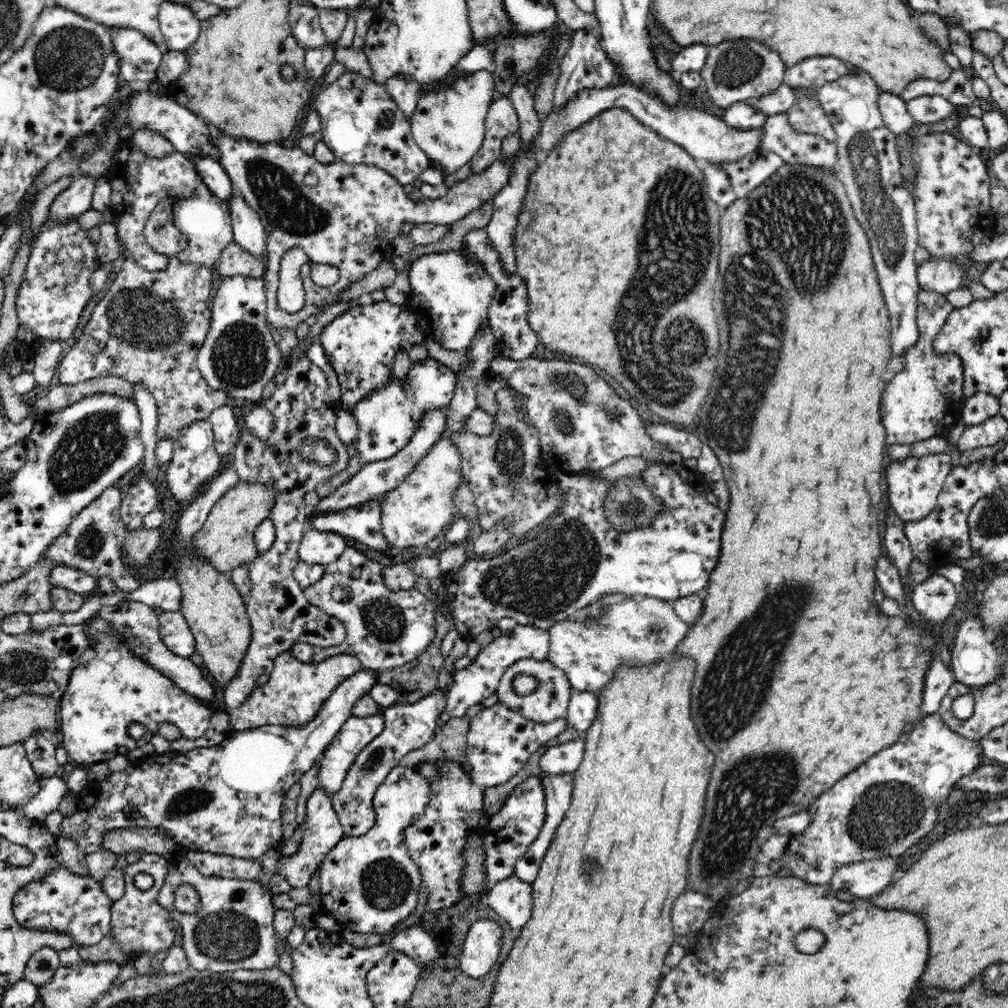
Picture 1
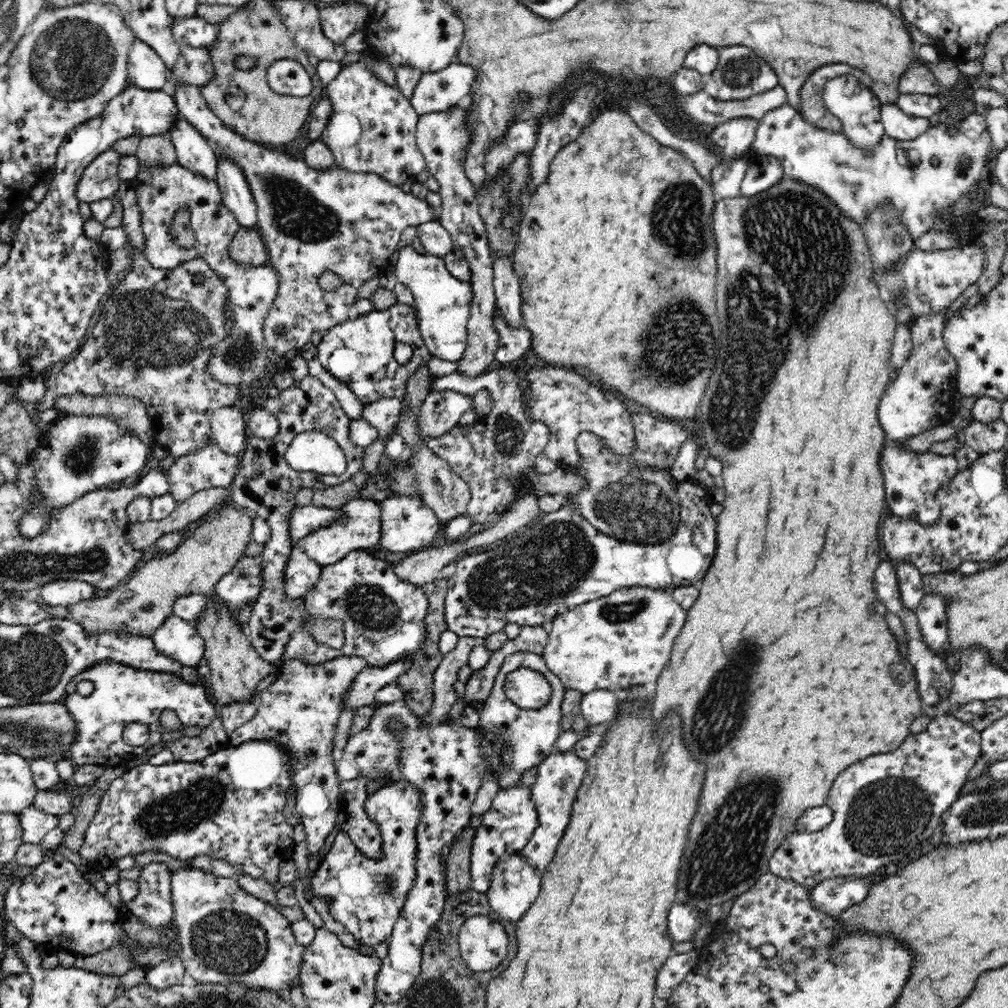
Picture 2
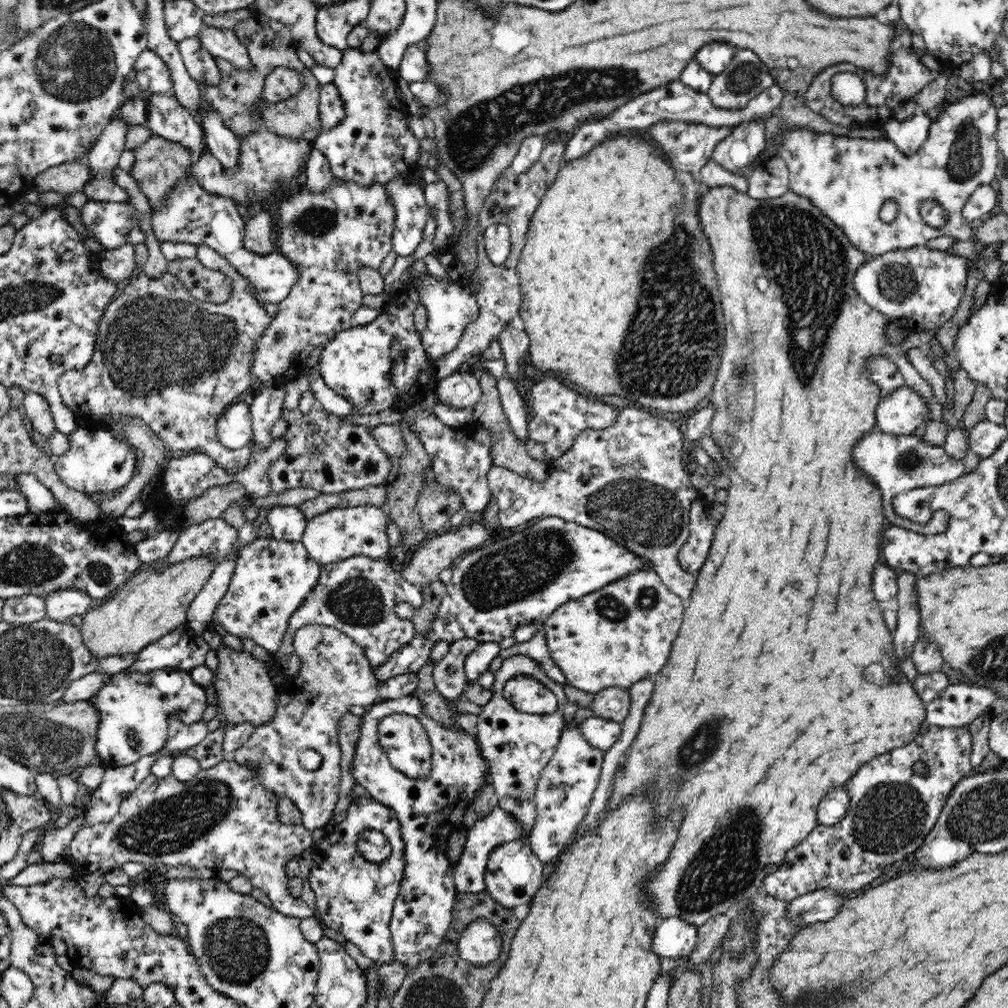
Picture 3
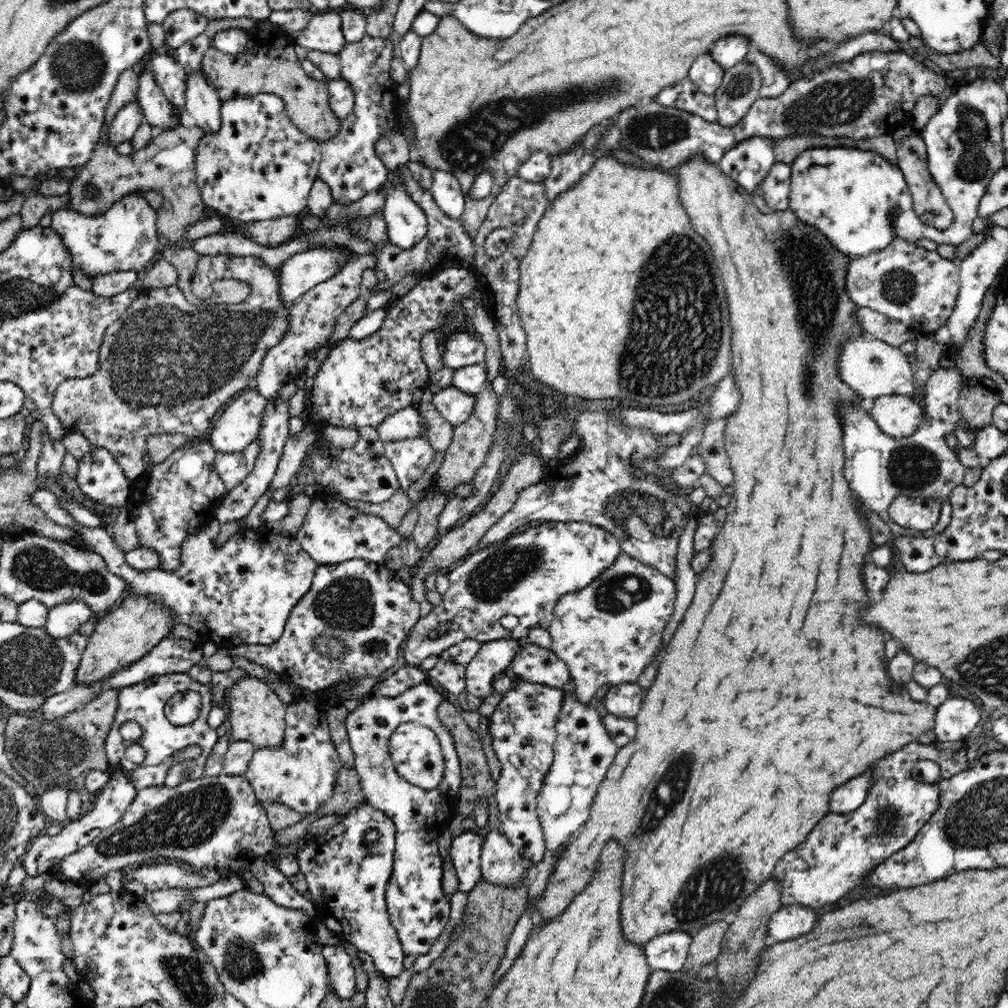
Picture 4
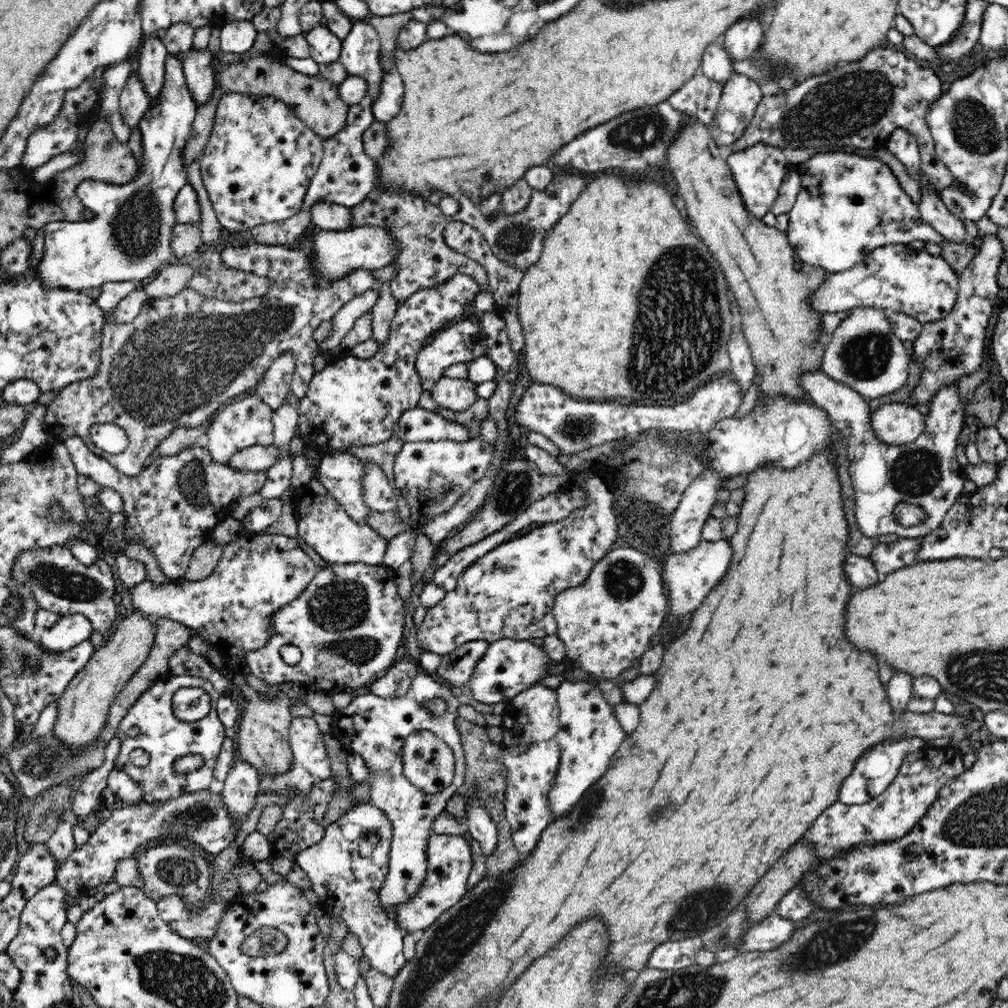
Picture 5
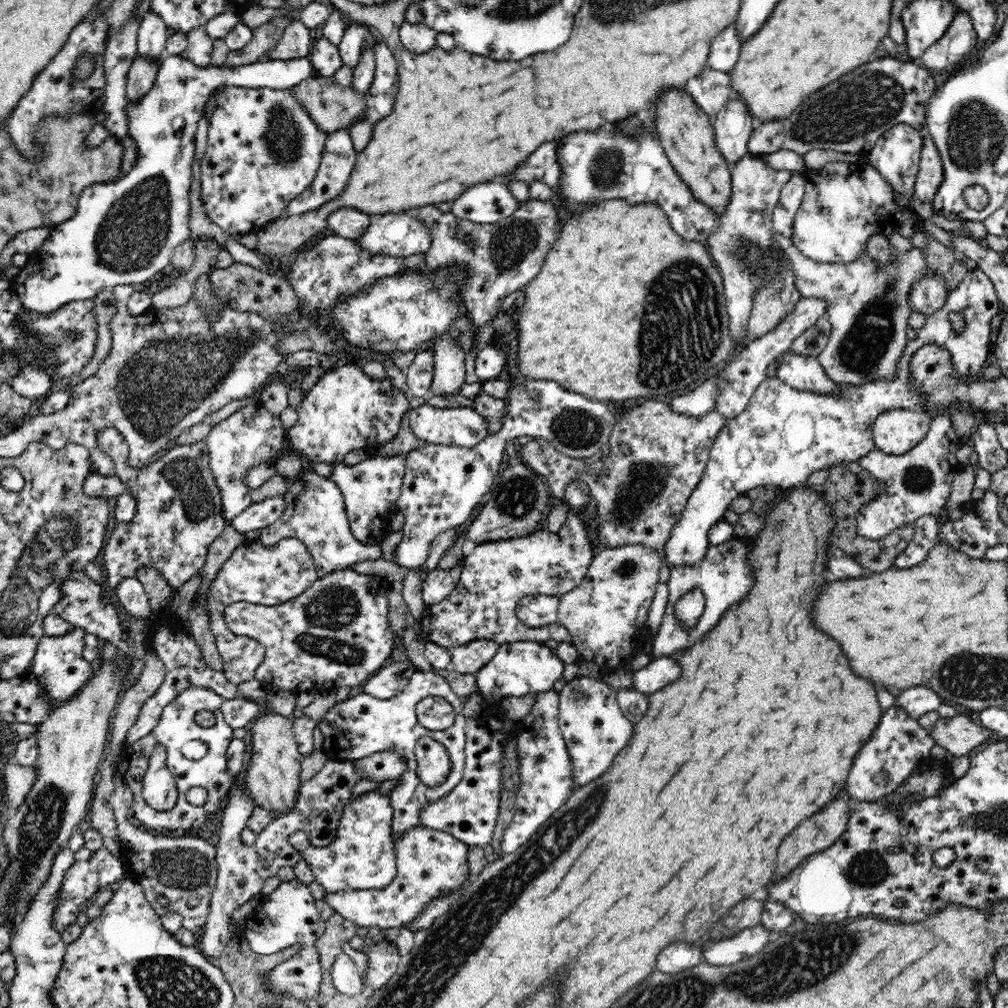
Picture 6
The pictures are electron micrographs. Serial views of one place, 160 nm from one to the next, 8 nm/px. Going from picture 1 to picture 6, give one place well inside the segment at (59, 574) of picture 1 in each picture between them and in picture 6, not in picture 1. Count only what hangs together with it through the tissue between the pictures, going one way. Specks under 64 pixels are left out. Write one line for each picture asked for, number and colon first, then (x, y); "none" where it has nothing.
2: (60, 592)
3: (62, 604)
4: (63, 620)
5: (69, 630)
6: (59, 665)

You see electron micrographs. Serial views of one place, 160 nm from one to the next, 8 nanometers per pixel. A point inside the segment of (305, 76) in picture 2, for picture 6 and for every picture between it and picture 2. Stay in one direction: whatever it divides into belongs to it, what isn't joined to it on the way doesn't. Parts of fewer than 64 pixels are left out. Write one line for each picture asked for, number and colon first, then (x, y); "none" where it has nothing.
3: (281, 84)
4: (259, 166)
5: (260, 157)
6: (263, 149)

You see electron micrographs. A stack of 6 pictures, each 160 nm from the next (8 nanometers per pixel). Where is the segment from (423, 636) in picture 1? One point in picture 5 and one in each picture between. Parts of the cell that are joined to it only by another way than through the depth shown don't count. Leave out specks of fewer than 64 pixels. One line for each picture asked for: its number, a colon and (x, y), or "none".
2: (383, 617)
3: (357, 596)
4: (368, 607)
5: (348, 623)

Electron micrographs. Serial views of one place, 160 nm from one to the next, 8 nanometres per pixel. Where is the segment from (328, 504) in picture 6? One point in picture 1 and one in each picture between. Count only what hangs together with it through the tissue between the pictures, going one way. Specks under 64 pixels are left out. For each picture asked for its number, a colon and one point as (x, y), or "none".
1: (316, 547)
2: (359, 530)
3: (335, 535)
4: (333, 532)
5: (323, 523)

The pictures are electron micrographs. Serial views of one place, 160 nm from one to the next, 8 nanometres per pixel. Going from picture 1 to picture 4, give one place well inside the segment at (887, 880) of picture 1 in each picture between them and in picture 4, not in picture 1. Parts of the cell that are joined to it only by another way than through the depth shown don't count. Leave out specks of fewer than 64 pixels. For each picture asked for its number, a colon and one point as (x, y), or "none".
2: (834, 895)
3: (819, 906)
4: (789, 922)

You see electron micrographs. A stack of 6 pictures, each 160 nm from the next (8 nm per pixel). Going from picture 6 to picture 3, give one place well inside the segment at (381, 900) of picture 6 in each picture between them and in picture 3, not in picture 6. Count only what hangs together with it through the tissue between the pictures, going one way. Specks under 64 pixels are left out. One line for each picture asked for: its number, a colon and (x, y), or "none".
3: (497, 827)
4: (465, 851)
5: (450, 861)

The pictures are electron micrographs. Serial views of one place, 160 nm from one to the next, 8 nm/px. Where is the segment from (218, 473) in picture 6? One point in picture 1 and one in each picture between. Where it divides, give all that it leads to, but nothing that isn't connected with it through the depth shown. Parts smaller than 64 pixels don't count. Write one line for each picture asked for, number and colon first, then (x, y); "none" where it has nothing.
1: (226, 433)
2: (229, 432)
3: (234, 429)
4: (239, 424)
5: (248, 422)

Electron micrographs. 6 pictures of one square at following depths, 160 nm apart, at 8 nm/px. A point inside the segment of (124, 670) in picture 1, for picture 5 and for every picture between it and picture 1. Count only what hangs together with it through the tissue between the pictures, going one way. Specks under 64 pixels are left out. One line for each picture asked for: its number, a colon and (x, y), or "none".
2: (122, 694)
3: (142, 701)
4: (143, 702)
5: (166, 738)

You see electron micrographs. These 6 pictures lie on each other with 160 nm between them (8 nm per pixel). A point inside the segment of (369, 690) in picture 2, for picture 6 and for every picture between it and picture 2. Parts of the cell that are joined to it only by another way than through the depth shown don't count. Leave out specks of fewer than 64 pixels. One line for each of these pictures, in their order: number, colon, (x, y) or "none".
3: (522, 579)
4: (524, 576)
5: (508, 593)
6: (496, 575)

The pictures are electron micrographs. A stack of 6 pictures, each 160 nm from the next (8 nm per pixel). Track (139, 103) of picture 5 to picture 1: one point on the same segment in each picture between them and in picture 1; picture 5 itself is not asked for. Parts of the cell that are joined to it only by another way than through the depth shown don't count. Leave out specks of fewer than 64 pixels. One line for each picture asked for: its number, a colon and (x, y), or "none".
1: (76, 198)
2: (100, 179)
3: (104, 156)
4: (124, 125)

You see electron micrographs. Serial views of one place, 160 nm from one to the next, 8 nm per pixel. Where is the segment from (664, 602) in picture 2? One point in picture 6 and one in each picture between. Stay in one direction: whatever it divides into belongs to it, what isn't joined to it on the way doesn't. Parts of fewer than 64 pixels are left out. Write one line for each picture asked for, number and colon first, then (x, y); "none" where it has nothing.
3: (619, 634)
4: (607, 633)
5: (605, 624)
6: (604, 615)

